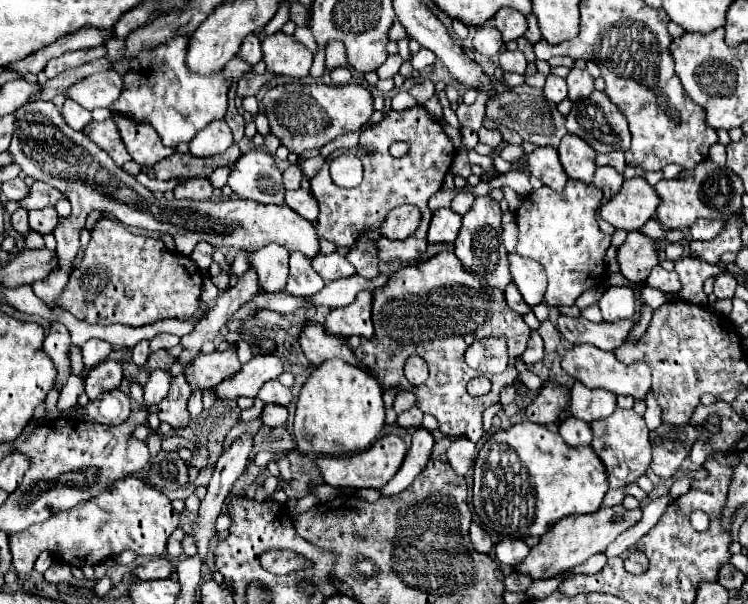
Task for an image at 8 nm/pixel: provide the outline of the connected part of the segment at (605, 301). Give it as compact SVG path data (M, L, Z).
M611 286L599 300L603 320L617 322L635 316L635 296L629 286Z

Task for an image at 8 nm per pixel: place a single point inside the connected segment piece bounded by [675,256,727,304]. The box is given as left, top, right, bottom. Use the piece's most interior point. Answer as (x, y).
(693, 271)

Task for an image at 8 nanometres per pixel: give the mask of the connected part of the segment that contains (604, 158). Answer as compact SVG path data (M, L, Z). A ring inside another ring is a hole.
M623 152L597 154L597 166L613 166L617 172L623 172L623 168L625 168L625 158L623 158Z

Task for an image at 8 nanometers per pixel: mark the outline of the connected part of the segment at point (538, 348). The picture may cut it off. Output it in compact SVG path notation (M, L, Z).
M533 332L531 334L531 340L529 340L529 346L527 346L527 350L525 350L525 354L523 354L523 362L525 364L535 364L535 362L541 362L543 360L543 340L541 340L541 336L537 334L537 332Z

